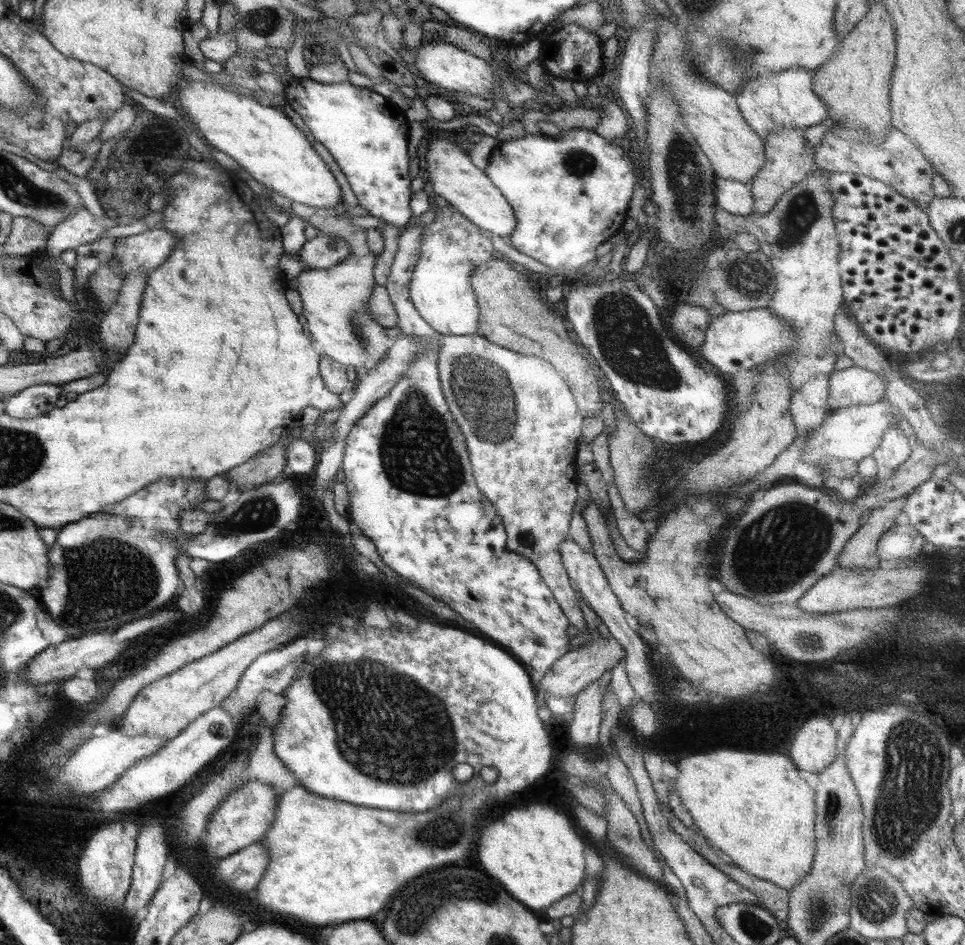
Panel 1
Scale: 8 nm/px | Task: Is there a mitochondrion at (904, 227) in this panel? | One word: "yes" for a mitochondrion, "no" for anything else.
no

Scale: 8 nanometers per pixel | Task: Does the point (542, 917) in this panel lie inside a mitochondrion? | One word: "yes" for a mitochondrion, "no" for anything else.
no

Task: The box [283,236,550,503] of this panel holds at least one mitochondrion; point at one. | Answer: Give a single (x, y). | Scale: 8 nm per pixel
(414, 438)

